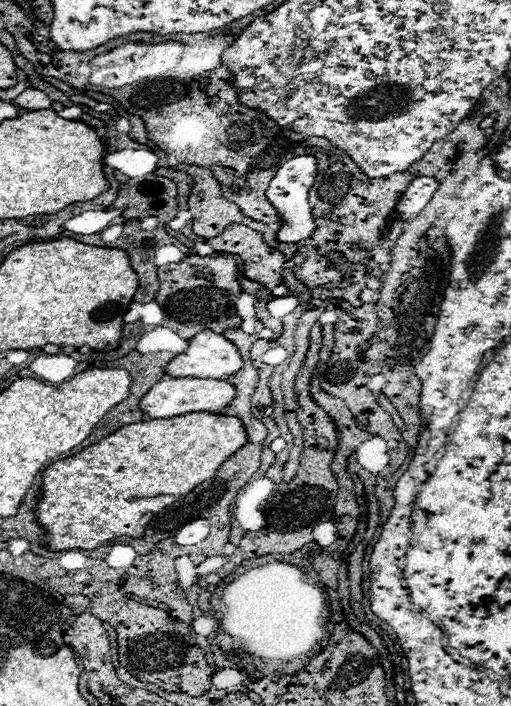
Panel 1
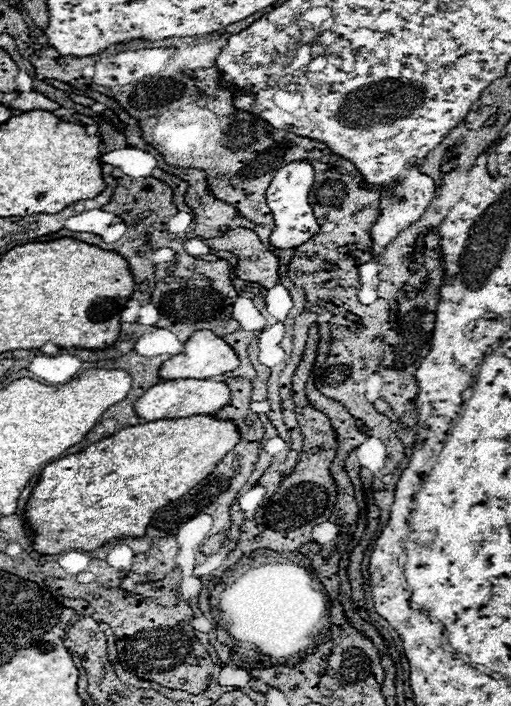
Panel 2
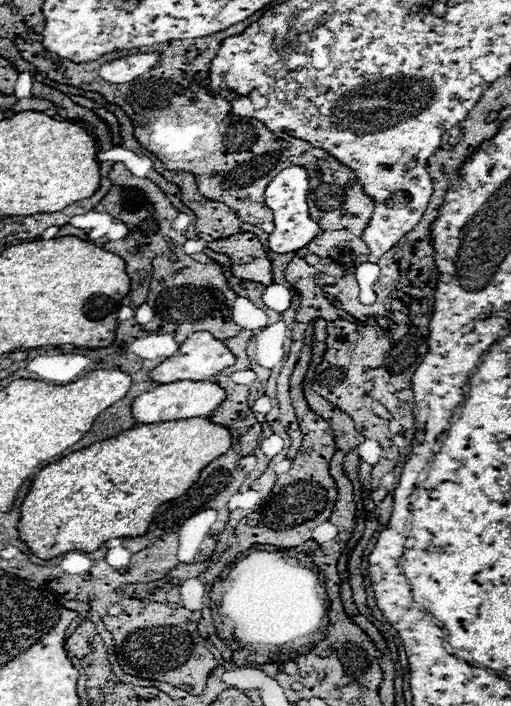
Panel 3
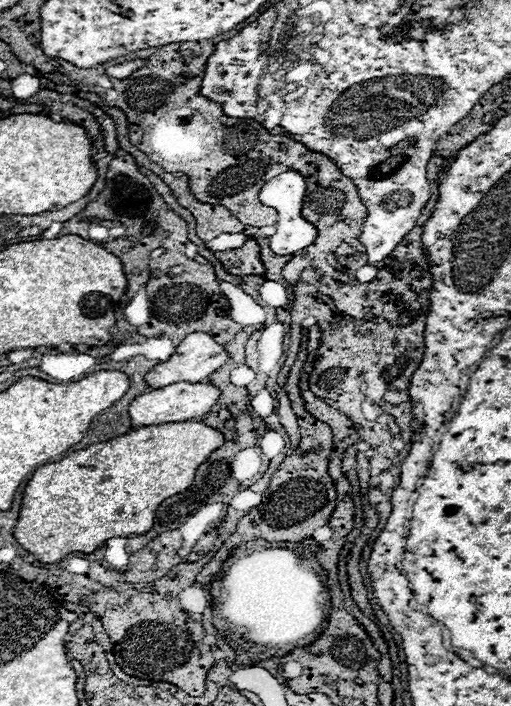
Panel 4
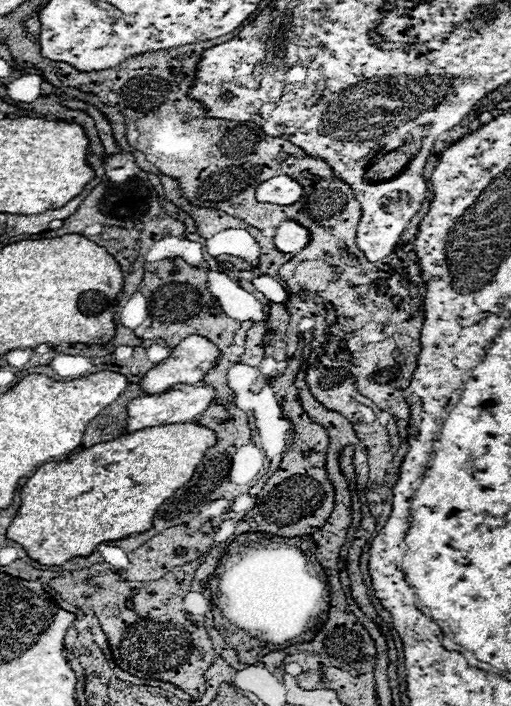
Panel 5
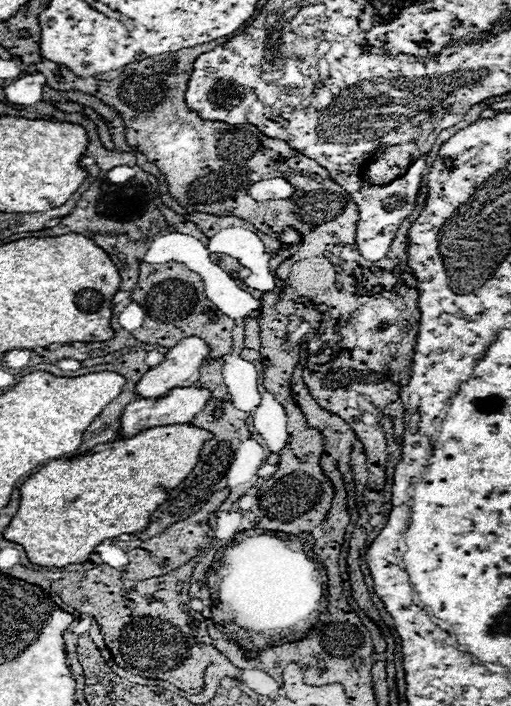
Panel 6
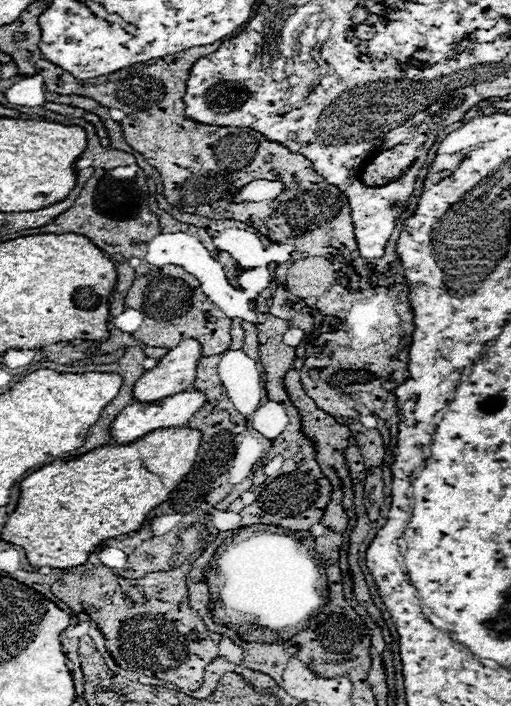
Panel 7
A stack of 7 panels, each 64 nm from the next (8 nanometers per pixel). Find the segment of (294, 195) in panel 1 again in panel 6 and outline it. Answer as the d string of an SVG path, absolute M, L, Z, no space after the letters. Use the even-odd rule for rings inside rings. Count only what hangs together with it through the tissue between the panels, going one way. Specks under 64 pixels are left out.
M270 178L270 180L252 184L248 192L256 200L286 200L296 194L296 188L292 184L288 184L288 180L284 180L284 178ZM290 228L290 232L280 232L278 242L280 242L280 244L284 244L284 246L300 246L302 236L300 236L300 232L298 232L298 230Z

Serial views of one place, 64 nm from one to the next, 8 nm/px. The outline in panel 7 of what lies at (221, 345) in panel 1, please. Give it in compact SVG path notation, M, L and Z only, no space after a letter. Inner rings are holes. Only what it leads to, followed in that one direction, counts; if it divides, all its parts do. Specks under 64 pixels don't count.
M194 338L182 340L178 346L158 362L156 368L148 370L134 386L134 398L140 402L154 402L174 392L188 390L194 386L198 360L202 358L202 344Z

